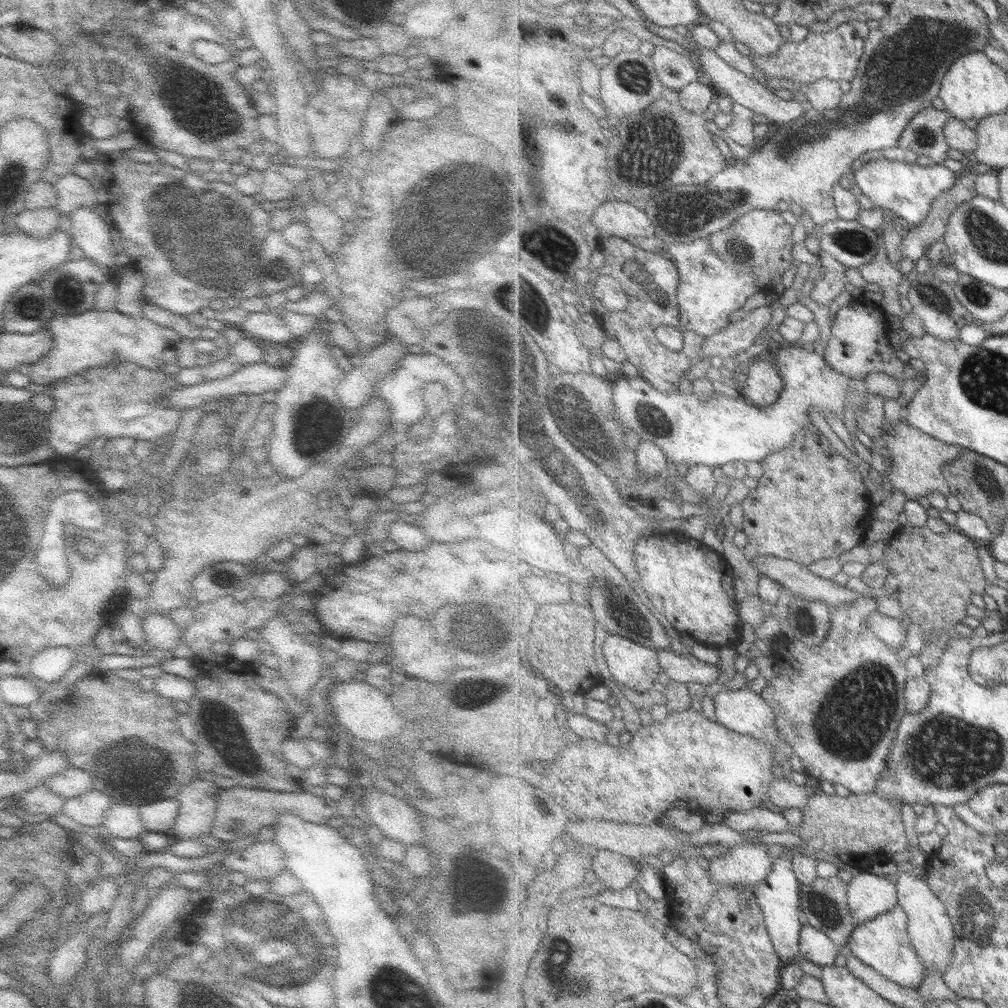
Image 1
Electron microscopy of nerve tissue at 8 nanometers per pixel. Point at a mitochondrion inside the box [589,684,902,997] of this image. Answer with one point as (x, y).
(823, 910)

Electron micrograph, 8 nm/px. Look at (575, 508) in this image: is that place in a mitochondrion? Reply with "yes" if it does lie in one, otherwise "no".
no

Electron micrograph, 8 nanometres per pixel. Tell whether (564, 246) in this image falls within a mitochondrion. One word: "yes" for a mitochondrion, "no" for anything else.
yes

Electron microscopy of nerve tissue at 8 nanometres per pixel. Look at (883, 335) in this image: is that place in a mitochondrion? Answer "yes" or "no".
no

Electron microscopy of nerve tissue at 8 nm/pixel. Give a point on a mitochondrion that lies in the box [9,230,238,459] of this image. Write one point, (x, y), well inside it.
(68, 292)

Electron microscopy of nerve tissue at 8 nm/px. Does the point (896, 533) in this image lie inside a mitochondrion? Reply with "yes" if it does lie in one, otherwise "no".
no

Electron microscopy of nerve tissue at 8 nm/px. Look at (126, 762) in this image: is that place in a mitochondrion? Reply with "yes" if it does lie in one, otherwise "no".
yes

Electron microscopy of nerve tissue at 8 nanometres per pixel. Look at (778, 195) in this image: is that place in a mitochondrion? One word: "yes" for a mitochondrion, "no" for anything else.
no

